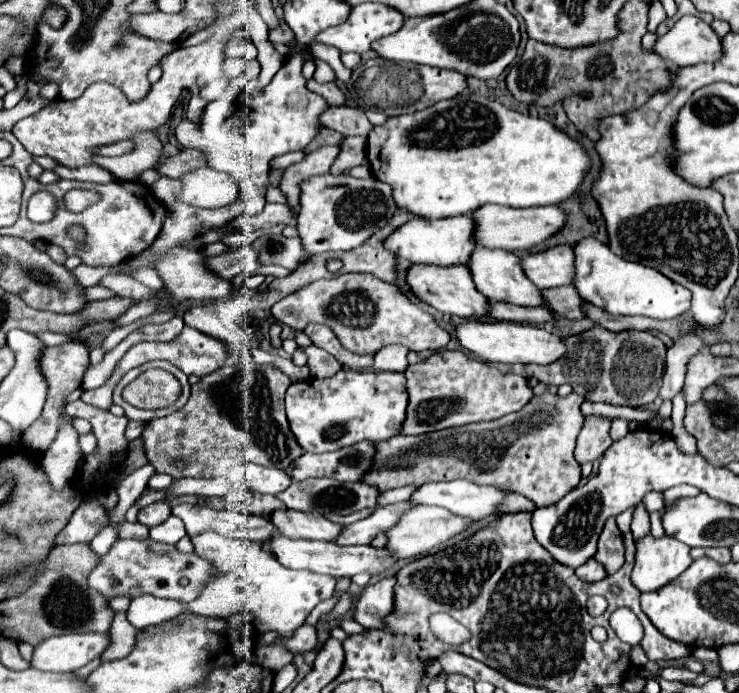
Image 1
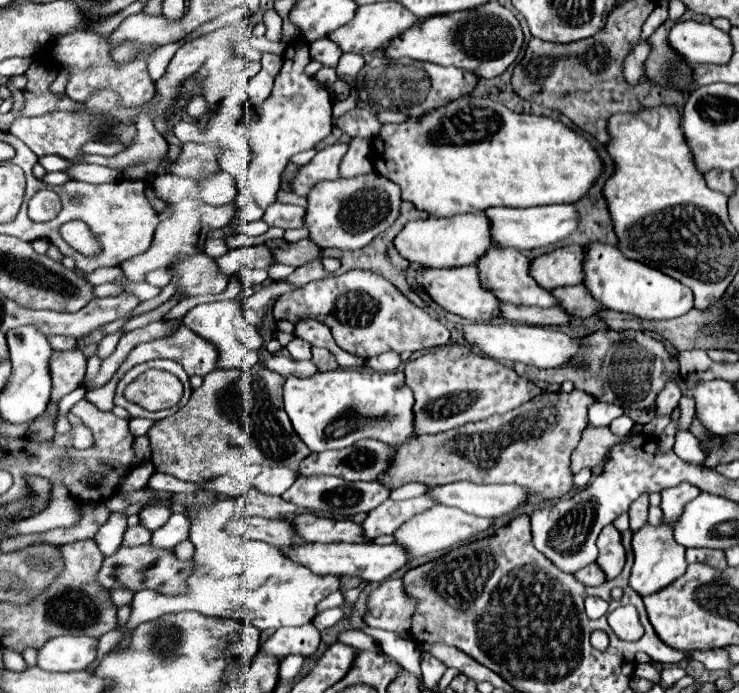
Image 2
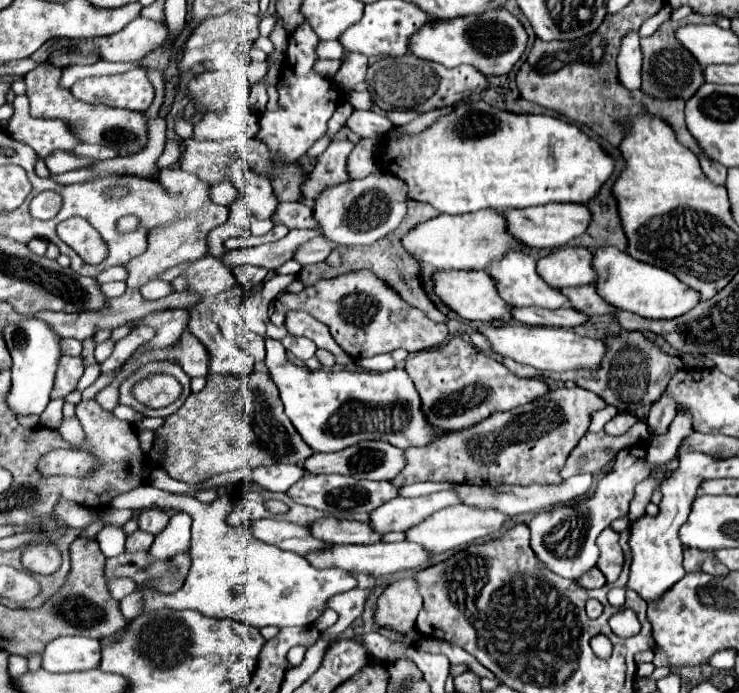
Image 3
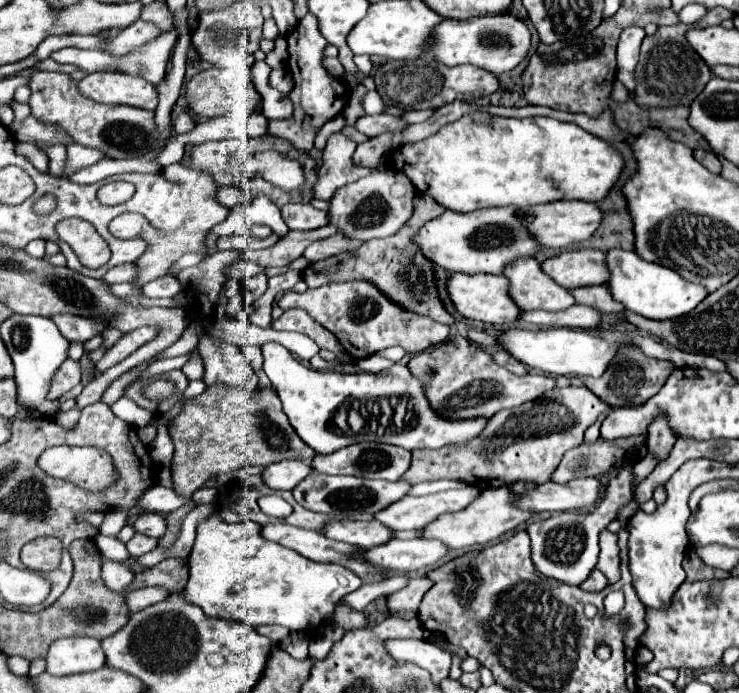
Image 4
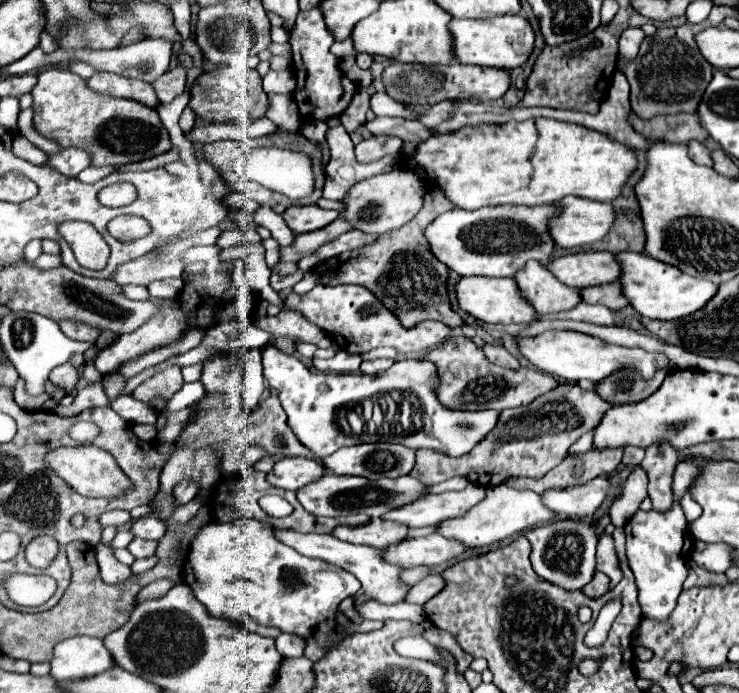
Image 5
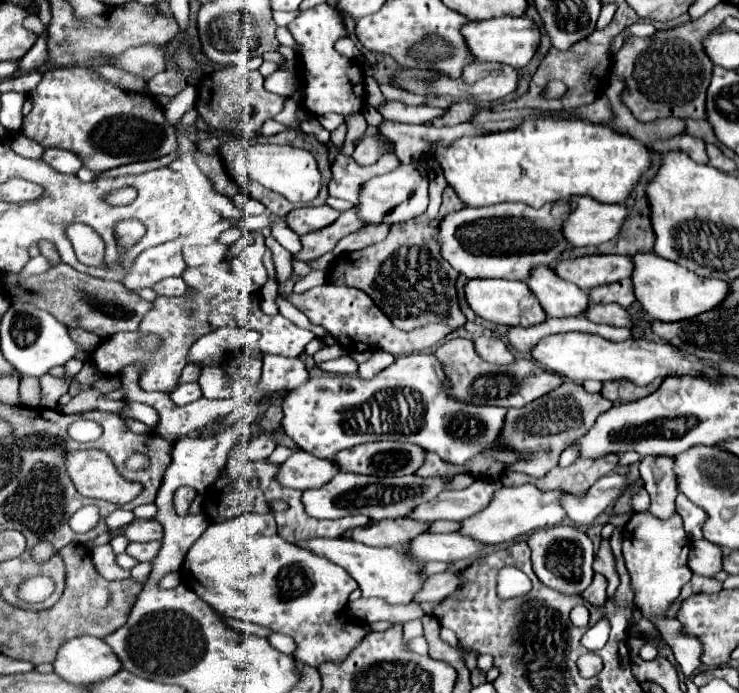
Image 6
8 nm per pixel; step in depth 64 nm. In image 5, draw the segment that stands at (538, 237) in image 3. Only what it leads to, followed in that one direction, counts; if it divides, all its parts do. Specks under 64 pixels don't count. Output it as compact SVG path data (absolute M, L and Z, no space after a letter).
M566 196L560 204L564 206L564 212L550 220L550 232L562 248L594 244L606 238L616 220L616 210L612 204L578 196Z

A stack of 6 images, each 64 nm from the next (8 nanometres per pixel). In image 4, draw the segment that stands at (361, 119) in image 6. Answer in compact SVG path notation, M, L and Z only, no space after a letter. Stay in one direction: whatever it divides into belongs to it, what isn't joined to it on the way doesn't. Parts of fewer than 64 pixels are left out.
M358 84L356 89L352 91L347 101L346 108L344 108L342 114L346 120L346 126L353 127L355 122L365 115L362 99L367 93L366 88L362 84Z

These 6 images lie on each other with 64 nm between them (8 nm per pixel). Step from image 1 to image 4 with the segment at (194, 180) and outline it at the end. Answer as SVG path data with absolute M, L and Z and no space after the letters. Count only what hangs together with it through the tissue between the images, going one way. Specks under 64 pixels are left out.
M230 186L230 188L220 188L218 190L218 202L222 206L226 206L226 208L234 208L234 206L240 206L240 204L248 206L250 198L246 194L242 194L240 190L236 190L236 188Z

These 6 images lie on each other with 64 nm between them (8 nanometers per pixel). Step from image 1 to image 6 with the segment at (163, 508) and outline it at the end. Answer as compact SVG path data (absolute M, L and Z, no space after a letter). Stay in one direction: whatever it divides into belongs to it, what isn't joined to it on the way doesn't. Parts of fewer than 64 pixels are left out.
M134 520L124 528L122 534L128 538L128 542L152 542L162 540L164 530L156 520Z

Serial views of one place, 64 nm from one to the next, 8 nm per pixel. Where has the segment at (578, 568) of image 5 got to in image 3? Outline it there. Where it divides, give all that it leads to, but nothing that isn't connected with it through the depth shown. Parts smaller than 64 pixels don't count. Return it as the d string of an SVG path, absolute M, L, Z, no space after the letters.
M632 446L622 450L614 460L614 470L608 472L600 486L596 488L594 496L590 500L584 500L576 506L568 508L554 508L552 512L538 512L528 528L532 534L530 548L536 552L536 558L550 570L556 572L562 578L578 580L588 568L596 566L598 560L598 546L596 538L598 534L610 526L612 520L628 516L628 506L634 496L634 488L640 480L650 476L654 466L646 466L646 448L644 446Z

